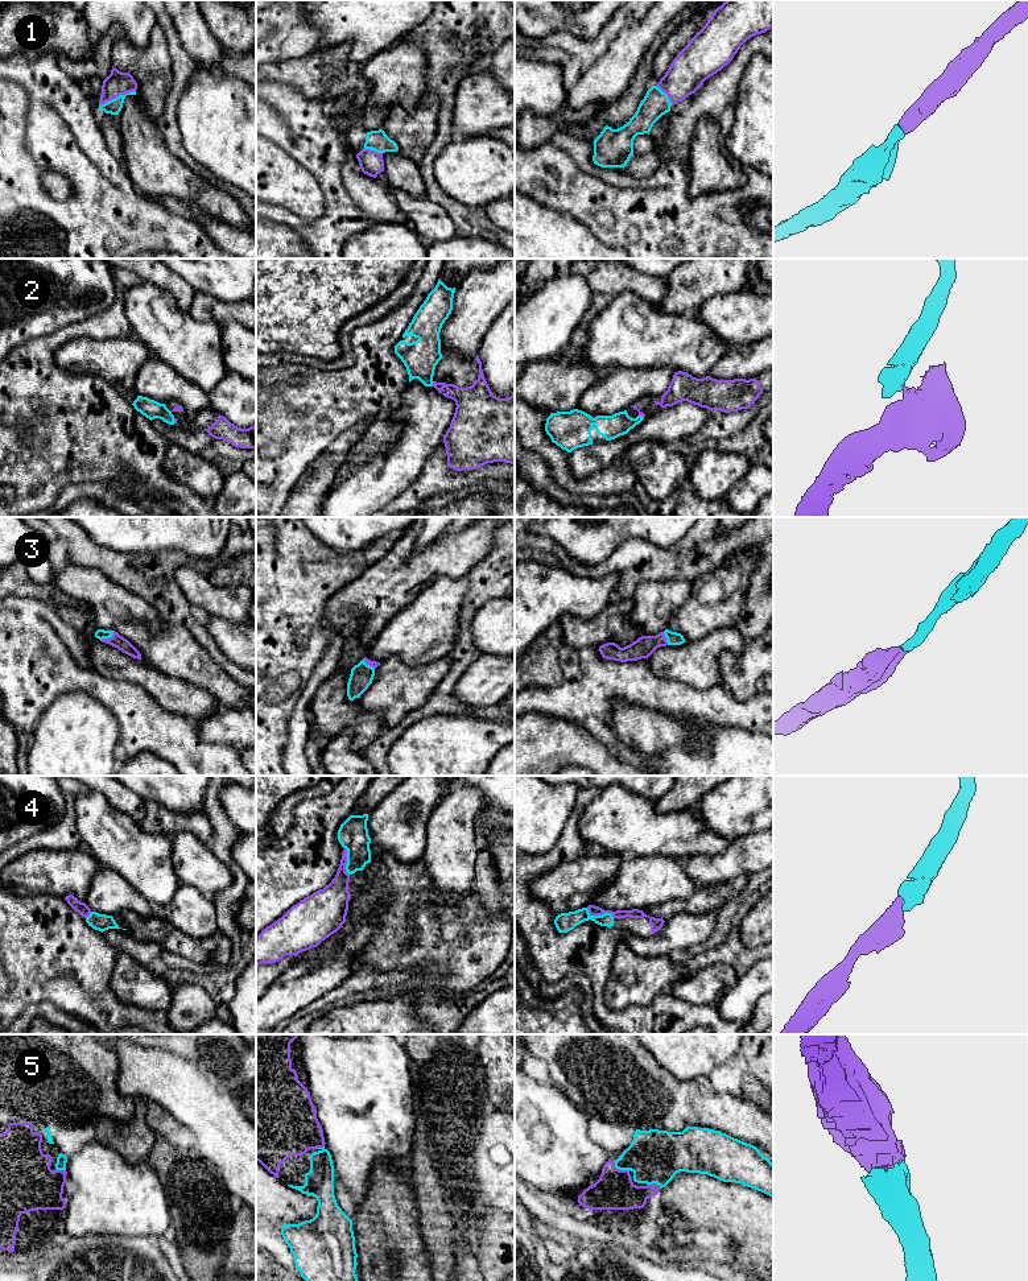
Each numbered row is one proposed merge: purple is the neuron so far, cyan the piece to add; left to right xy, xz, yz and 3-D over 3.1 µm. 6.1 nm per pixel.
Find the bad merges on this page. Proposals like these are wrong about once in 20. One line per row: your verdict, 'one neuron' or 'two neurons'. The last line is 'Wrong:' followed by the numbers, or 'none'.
1: one neuron
2: two neurons
3: one neuron
4: one neuron
5: one neuron
Wrong: 2

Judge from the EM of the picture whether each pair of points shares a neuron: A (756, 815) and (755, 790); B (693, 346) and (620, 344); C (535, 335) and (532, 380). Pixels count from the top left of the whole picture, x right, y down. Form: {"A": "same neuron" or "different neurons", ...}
{"A": "same neuron", "B": "same neuron", "C": "different neurons"}

